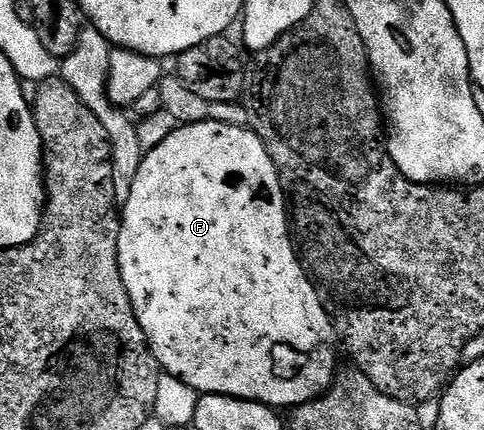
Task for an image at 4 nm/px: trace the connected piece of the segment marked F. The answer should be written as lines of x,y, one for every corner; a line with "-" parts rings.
206,119
200,123
184,123
174,128
155,148
148,150
141,161
141,169
137,169
137,181
133,181
133,189
129,193
129,201
121,204
121,222
119,225
119,268
121,269
121,277
125,281
125,289
129,293
129,301
133,305
133,313
137,317
137,321
141,325
141,329
147,338
147,344
151,347
151,351
155,354
156,361
159,362
160,368
166,374
177,377
181,381
185,381
185,385
189,385
194,391
200,395
228,395
234,399
248,399
254,403
264,403
267,407
276,409
294,409
305,405
309,401
319,399
329,388
331,382
335,379
335,372
339,355
335,352
335,343
337,347
337,336
335,326
329,317
329,313
325,309
325,305
321,305
321,297
317,293
317,289
311,284
311,278
305,273
299,257
295,253
295,245
291,242
291,228
289,226
289,212
287,210
287,198
283,196
283,186
281,185
281,177
277,173
277,165
273,165
273,157
269,157
269,149
265,149
265,145
261,141
261,137
250,126
238,127
237,125
221,125
221,121
213,121

